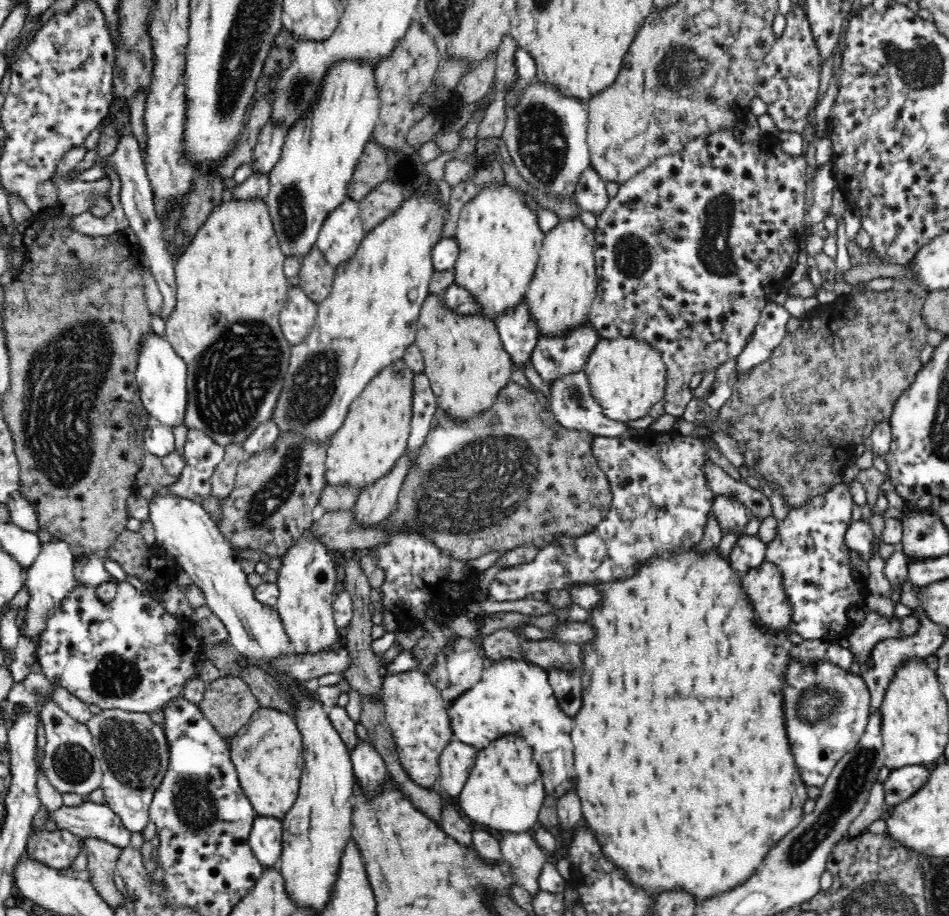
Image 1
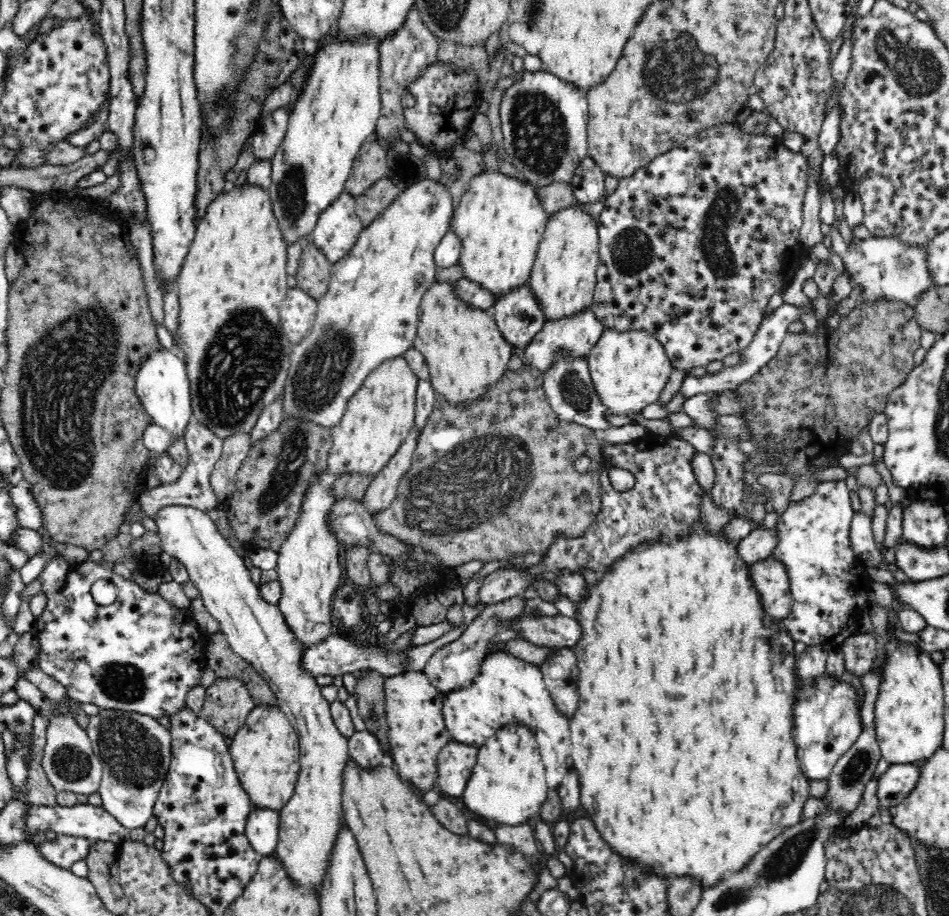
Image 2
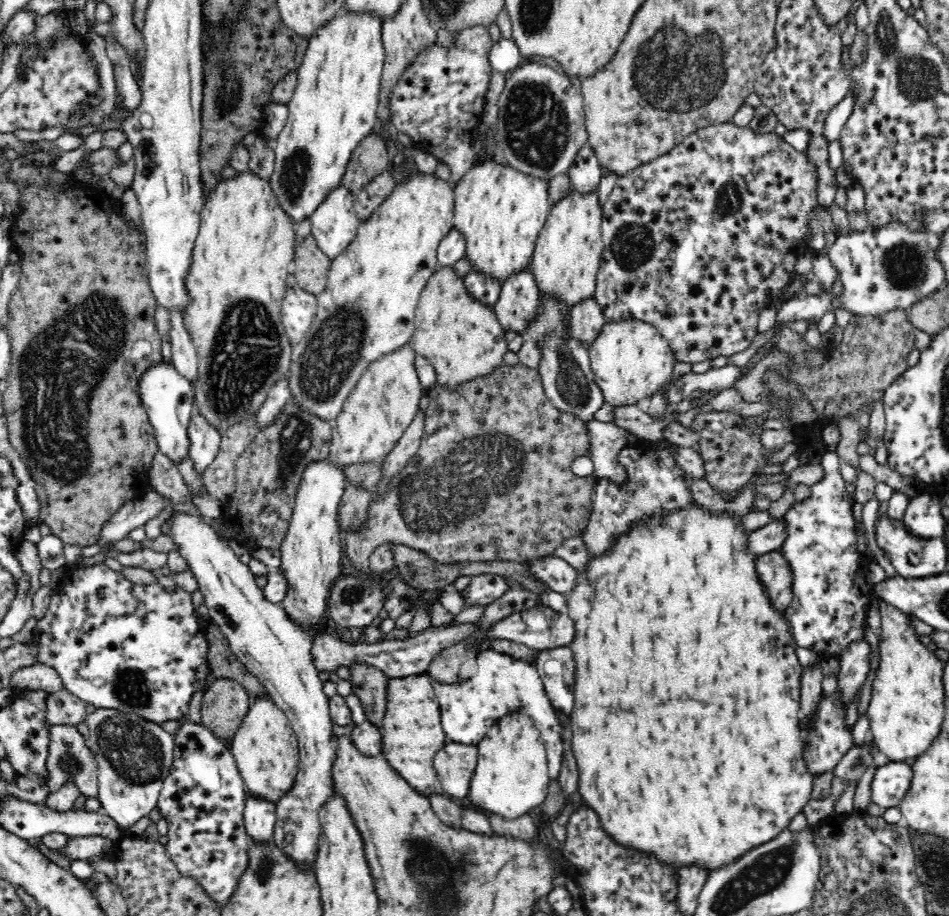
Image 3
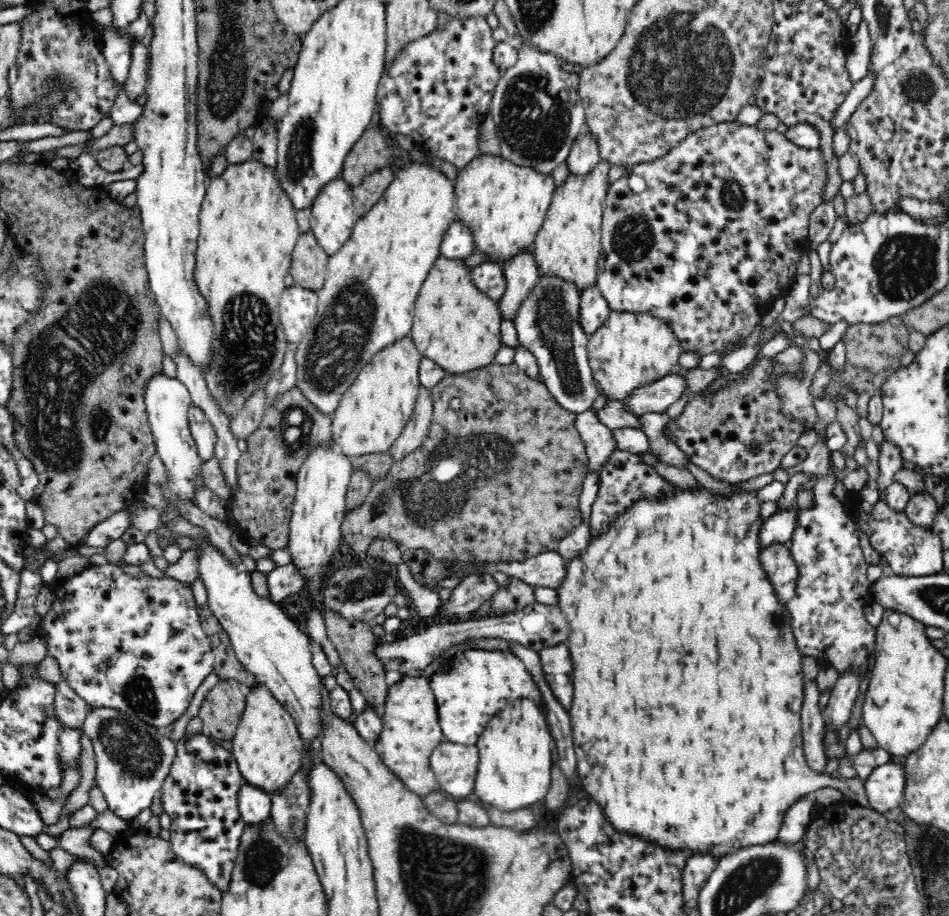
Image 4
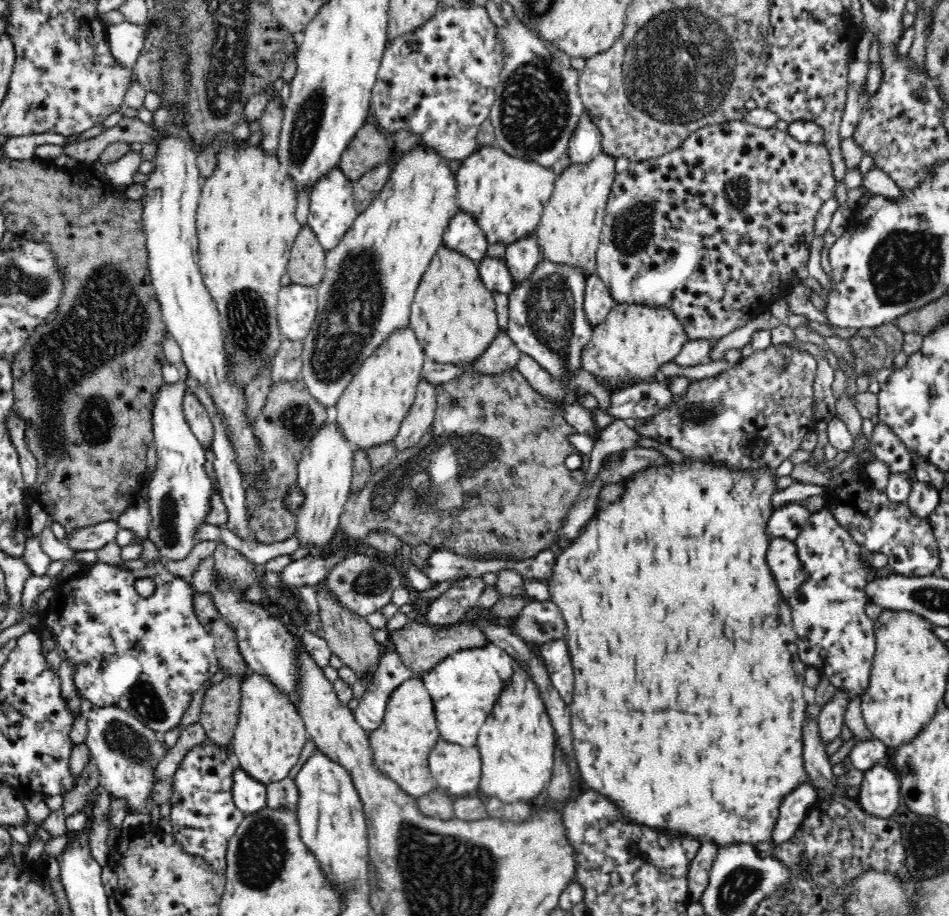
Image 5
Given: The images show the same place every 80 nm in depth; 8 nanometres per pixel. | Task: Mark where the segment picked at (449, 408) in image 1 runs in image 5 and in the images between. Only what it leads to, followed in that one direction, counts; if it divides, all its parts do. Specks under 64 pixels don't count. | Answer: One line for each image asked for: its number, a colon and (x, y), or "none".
2: (465, 350)
3: (462, 337)
4: (457, 325)
5: (453, 314)

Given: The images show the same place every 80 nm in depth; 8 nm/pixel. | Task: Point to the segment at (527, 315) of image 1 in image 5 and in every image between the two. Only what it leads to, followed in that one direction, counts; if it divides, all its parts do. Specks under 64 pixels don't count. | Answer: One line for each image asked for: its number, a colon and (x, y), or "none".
2: (518, 314)
3: (519, 293)
4: (521, 271)
5: (524, 253)

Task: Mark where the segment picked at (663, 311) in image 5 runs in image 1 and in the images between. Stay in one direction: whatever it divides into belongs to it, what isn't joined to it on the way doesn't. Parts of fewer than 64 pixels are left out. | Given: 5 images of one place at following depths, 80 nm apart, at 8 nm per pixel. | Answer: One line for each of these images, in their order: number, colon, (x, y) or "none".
1: (627, 376)
2: (629, 368)
3: (630, 359)
4: (631, 349)

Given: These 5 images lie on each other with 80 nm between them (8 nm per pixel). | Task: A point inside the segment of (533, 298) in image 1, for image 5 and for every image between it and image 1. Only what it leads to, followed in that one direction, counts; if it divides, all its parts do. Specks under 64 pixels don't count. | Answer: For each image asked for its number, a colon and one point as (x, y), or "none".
2: (563, 277)
3: (565, 261)
4: (568, 244)
5: (569, 230)

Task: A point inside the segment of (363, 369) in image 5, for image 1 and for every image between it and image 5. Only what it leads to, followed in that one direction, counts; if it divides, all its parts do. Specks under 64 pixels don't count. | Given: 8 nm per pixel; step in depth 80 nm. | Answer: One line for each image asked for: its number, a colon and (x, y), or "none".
1: (375, 433)
2: (381, 413)
3: (375, 415)
4: (372, 413)

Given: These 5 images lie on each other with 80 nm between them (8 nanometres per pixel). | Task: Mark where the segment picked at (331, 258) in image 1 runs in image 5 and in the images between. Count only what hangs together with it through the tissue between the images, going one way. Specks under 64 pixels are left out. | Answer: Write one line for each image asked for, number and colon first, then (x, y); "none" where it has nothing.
2: (337, 229)
3: (334, 224)
4: (333, 216)
5: (332, 208)

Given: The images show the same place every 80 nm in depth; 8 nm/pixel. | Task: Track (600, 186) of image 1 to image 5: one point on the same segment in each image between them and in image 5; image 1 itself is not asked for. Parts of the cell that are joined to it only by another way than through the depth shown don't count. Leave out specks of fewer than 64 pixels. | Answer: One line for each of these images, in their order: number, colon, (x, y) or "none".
2: (587, 183)
3: (584, 173)
4: (584, 154)
5: (585, 143)

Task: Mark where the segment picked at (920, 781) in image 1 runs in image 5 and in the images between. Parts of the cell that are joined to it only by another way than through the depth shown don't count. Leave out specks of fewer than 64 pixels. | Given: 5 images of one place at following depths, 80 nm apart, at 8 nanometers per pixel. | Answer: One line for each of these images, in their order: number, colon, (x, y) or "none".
2: (894, 785)
3: (891, 781)
4: (884, 787)
5: (879, 795)

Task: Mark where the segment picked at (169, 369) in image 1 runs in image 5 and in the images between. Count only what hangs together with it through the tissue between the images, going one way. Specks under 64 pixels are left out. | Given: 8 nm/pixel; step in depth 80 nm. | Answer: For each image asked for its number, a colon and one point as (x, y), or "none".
2: (162, 385)
3: (169, 400)
4: (167, 399)
5: (179, 489)

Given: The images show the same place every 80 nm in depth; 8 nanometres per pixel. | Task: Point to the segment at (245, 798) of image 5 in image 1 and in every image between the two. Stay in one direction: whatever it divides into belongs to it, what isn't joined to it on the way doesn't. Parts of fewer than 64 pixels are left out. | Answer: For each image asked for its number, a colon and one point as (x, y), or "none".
1: (265, 838)
2: (261, 829)
3: (259, 817)
4: (253, 803)

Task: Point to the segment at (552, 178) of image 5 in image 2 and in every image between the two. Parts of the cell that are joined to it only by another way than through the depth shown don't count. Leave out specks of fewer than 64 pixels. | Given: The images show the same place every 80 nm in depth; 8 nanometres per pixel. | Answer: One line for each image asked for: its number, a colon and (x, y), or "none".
2: (500, 220)
3: (500, 210)
4: (504, 204)

